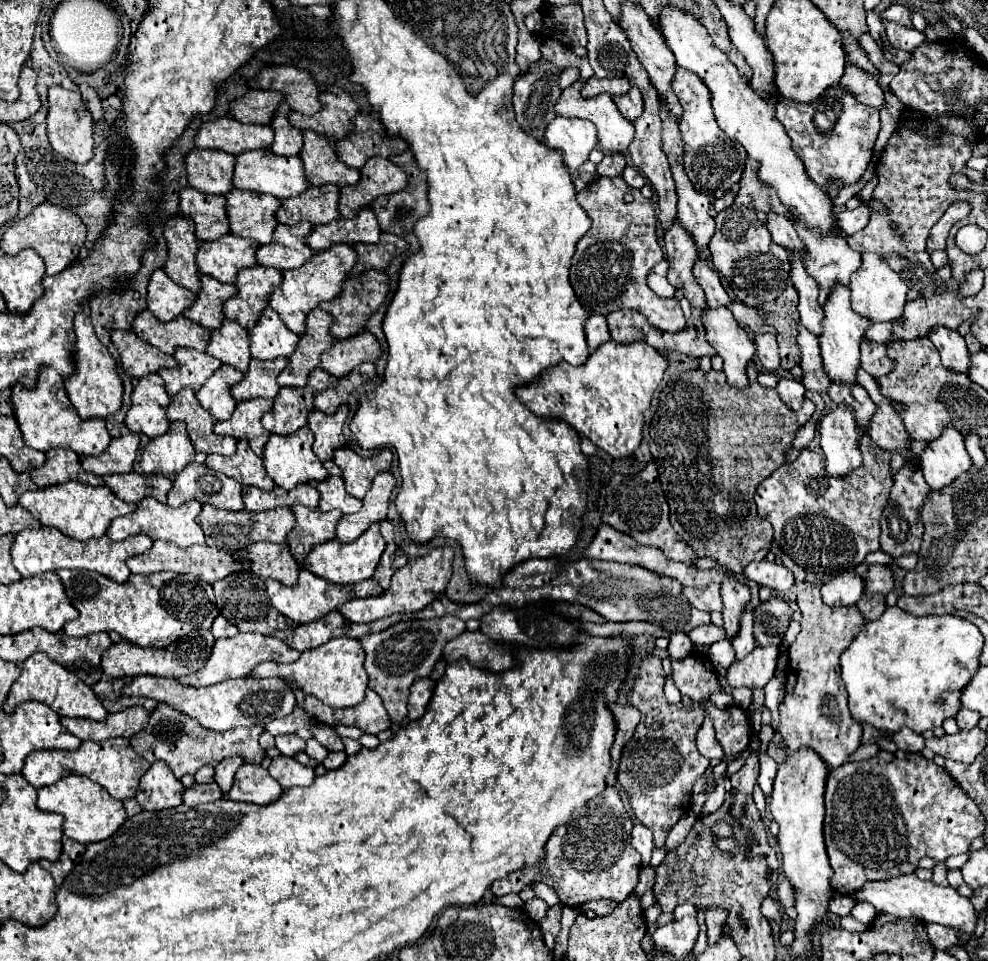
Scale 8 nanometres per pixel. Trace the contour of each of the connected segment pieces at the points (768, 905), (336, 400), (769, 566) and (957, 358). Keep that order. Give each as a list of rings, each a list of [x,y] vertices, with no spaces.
[[[765,898],[765,900],[763,900],[763,904],[761,904],[761,912],[763,912],[769,920],[781,922],[781,904],[775,902],[773,898]]]
[[[329,388],[315,396],[315,408],[325,414],[333,414],[341,404],[345,404],[345,398],[335,388]]]
[[[767,560],[749,564],[745,568],[745,576],[749,580],[755,580],[759,586],[769,586],[779,592],[789,590],[795,582],[793,572],[789,568],[785,568],[783,564],[777,564],[777,562],[767,562]]]
[[[935,328],[929,340],[939,350],[941,364],[945,368],[949,368],[955,374],[969,374],[969,352],[963,336],[957,330],[951,332],[947,328]]]

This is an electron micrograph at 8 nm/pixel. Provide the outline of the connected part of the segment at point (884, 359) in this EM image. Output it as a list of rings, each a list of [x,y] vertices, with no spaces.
[[[861,340],[861,368],[867,370],[873,378],[885,376],[893,370],[895,362],[887,356],[887,342]]]

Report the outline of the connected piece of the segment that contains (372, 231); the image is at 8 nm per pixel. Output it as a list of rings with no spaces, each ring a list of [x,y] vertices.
[[[363,208],[355,220],[333,220],[329,224],[315,226],[311,236],[307,238],[307,244],[313,250],[327,250],[333,244],[375,244],[379,242],[381,228],[377,224],[375,212],[371,208]]]

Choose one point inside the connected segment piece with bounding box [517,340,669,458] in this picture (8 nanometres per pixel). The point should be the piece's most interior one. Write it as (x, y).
(605, 400)

